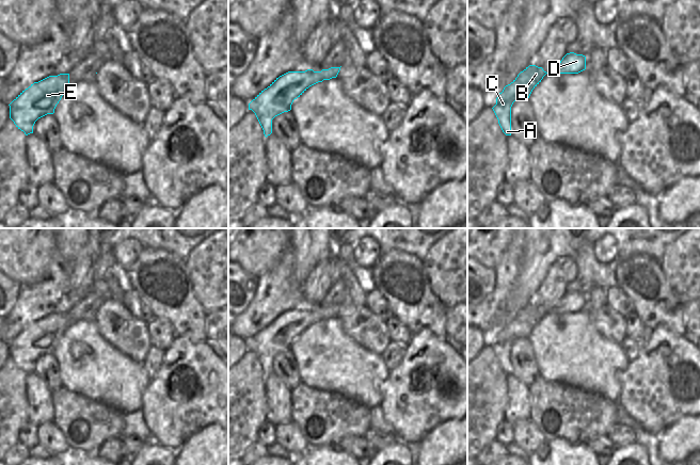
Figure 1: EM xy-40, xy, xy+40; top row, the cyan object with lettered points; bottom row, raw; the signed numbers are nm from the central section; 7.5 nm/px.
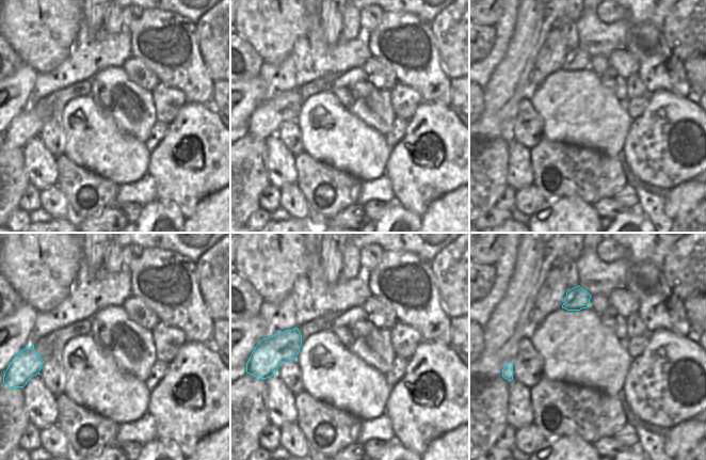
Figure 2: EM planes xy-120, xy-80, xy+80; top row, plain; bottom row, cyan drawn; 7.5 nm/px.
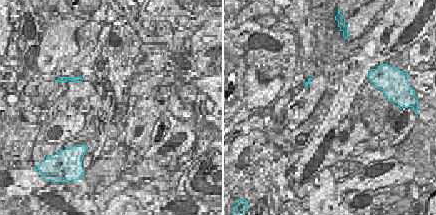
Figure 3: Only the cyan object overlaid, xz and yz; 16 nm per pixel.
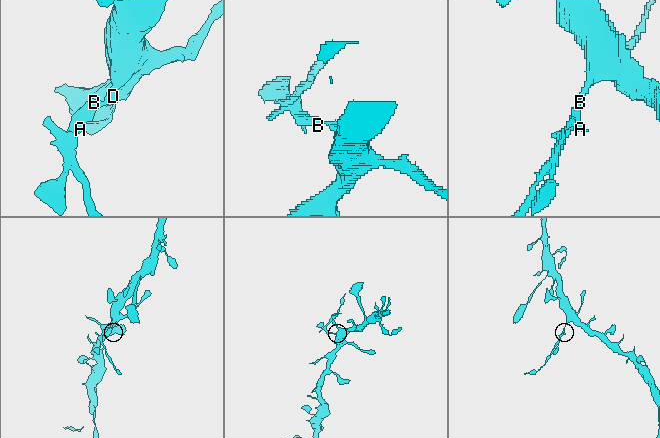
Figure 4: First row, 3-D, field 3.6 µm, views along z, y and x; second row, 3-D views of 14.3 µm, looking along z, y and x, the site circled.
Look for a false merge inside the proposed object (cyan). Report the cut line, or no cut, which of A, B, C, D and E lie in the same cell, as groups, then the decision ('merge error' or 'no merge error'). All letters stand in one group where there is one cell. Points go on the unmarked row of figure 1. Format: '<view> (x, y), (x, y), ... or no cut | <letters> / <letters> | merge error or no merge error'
xy (320, 310), (323, 318) | A B C E / D | merge error

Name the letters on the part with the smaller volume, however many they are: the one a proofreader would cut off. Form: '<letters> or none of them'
A, B, C, E

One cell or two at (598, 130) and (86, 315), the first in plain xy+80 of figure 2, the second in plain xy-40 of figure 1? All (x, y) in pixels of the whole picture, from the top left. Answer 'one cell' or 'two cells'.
two cells

